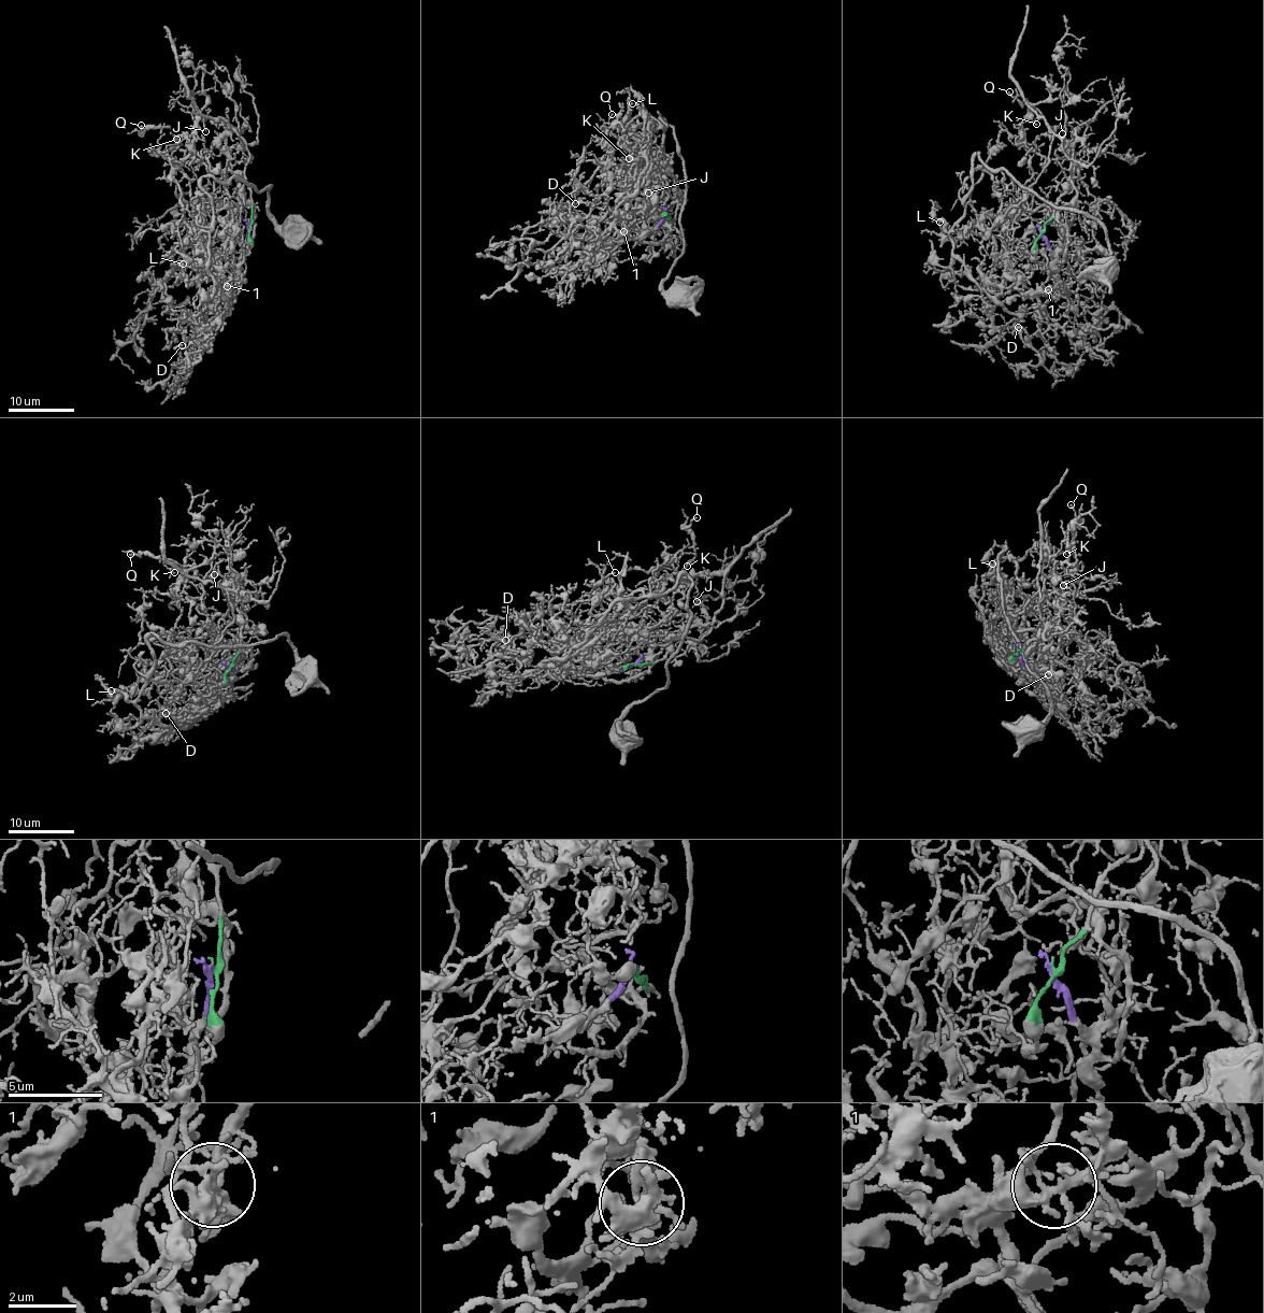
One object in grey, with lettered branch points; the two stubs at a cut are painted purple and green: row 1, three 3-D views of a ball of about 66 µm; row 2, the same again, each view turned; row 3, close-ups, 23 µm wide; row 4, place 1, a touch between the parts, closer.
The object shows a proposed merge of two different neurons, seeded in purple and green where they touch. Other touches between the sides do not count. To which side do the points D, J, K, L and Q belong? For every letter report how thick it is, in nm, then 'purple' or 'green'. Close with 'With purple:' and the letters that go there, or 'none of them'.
D: calibre 190 nm; purple
J: calibre 100 nm; green
K: calibre 110 nm; green
L: calibre 110 nm; purple
Q: calibre 150 nm; green
With purple: D, L

